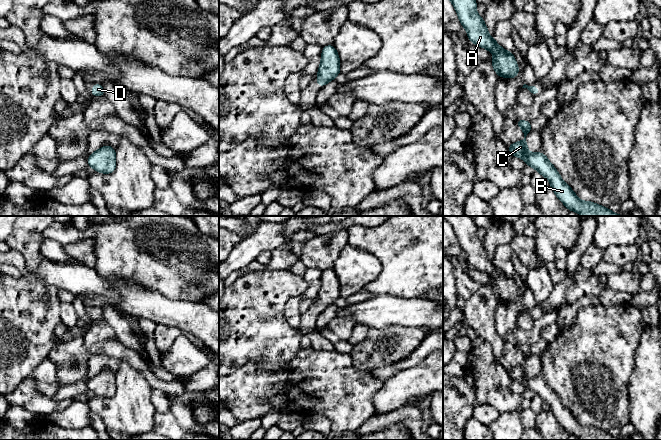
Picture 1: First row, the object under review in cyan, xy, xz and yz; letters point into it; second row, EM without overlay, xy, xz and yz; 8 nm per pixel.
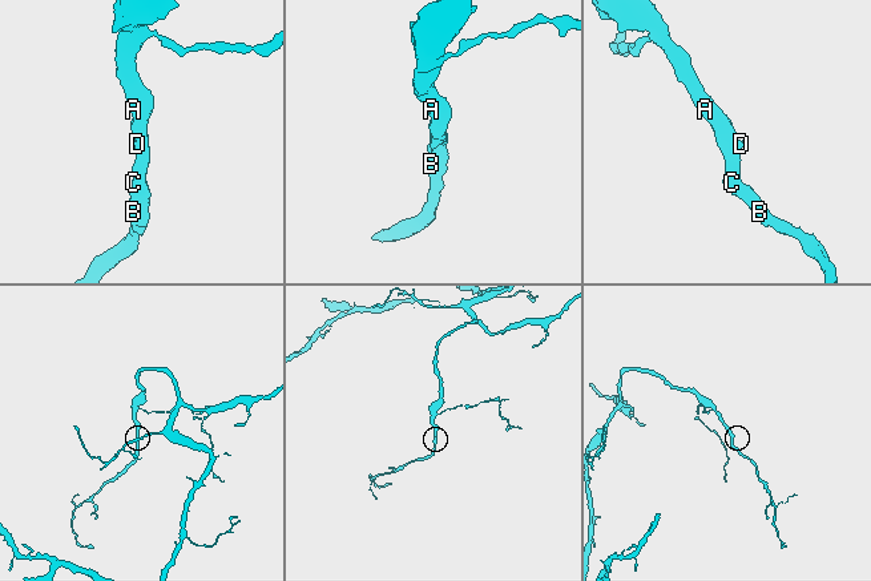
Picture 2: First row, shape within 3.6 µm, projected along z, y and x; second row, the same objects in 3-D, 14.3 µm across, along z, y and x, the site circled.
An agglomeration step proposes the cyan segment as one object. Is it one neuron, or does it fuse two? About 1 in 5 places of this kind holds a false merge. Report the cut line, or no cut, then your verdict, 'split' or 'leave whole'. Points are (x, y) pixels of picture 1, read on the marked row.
cut none; leave whole

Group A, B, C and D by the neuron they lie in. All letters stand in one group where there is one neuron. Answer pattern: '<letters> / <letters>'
A B C D

